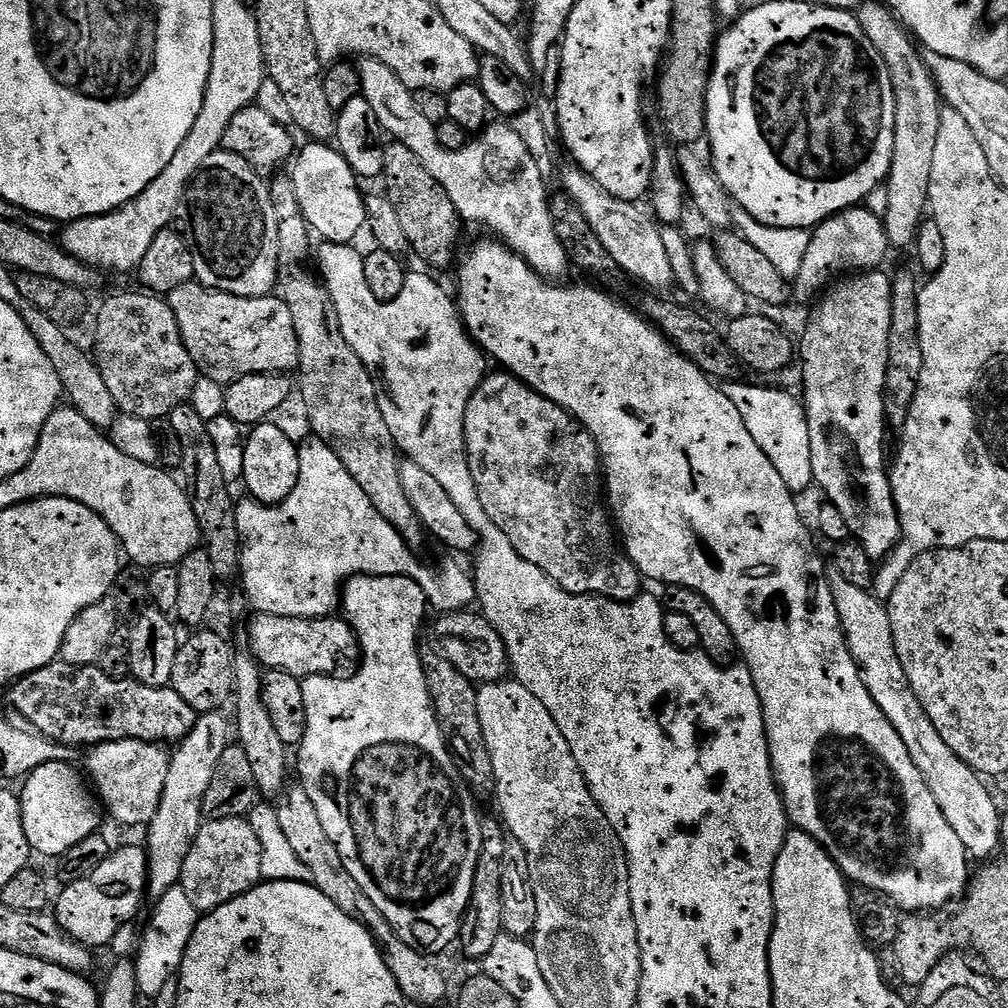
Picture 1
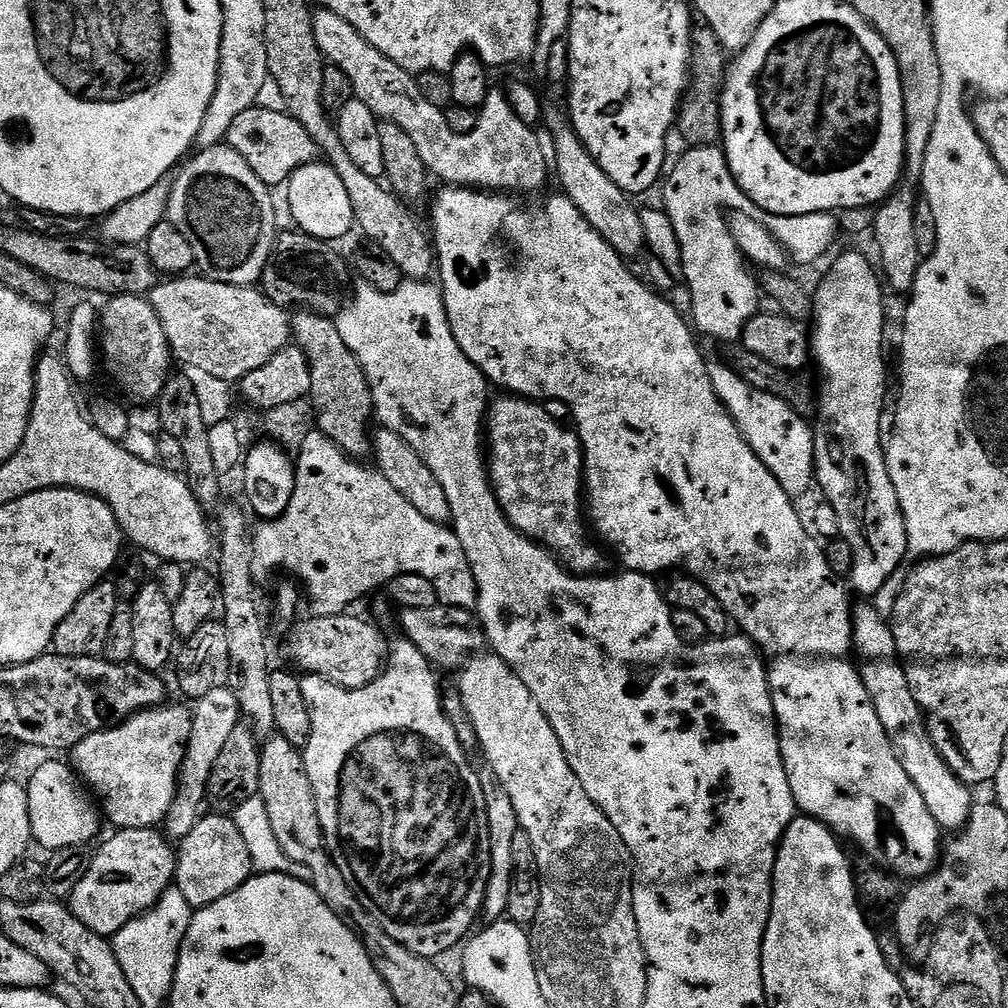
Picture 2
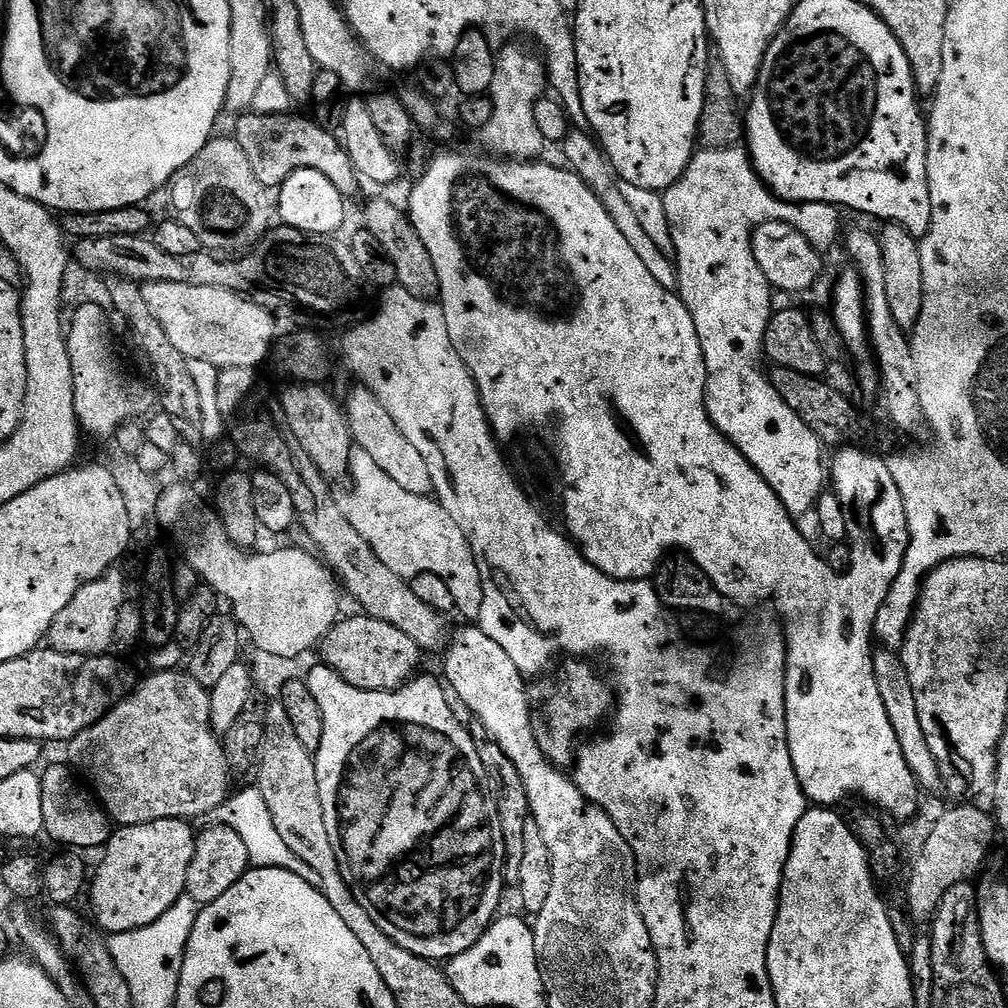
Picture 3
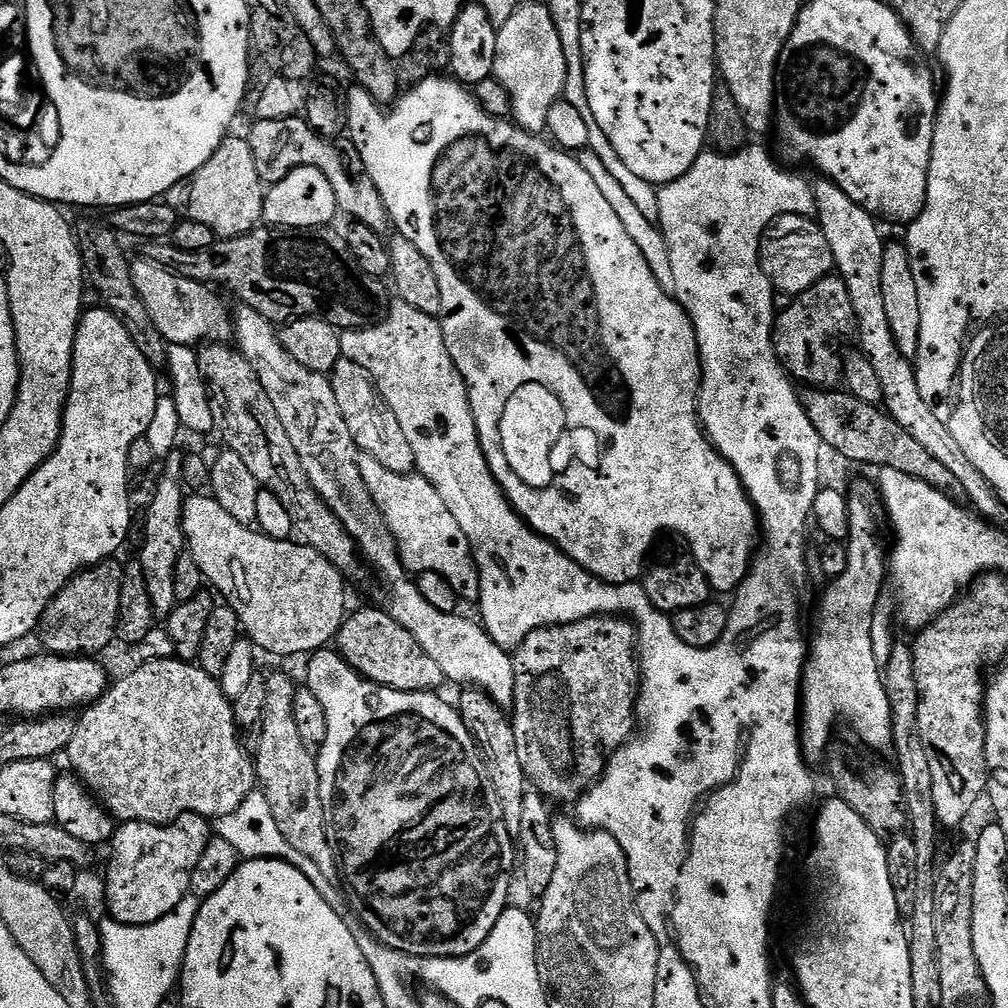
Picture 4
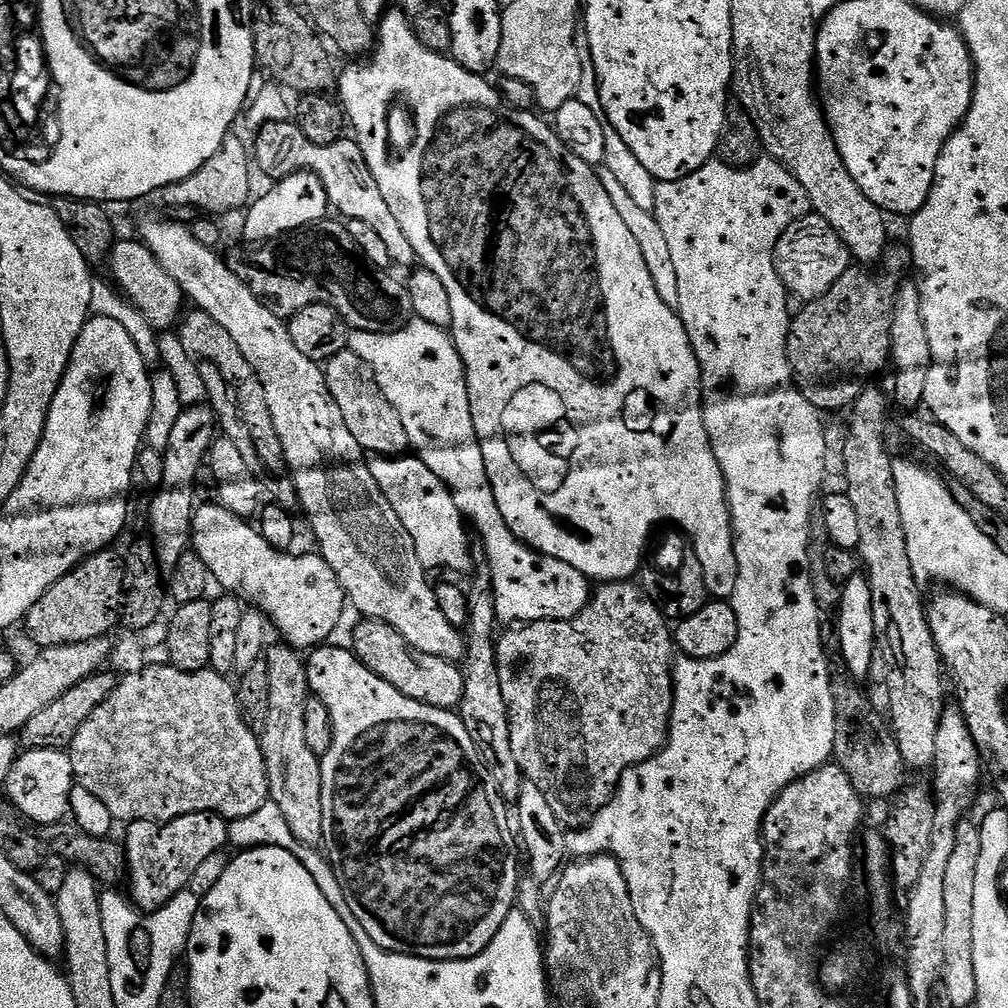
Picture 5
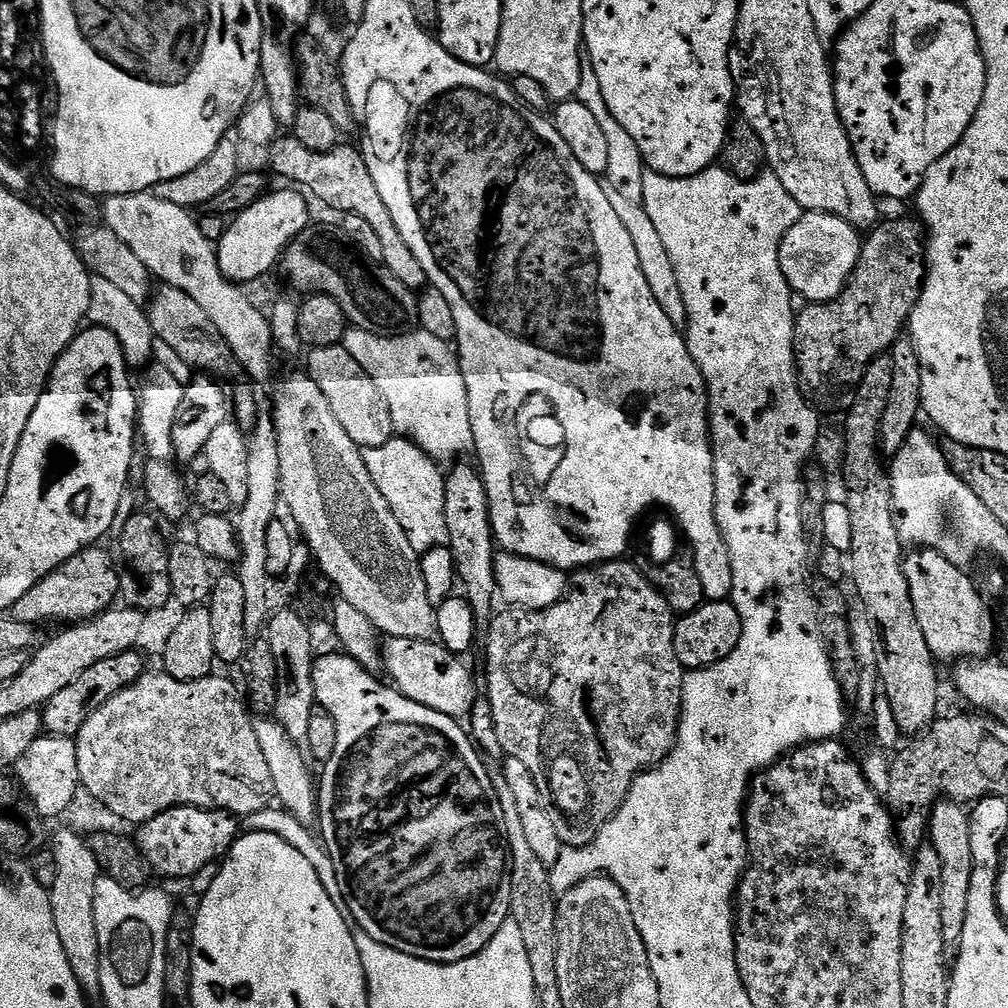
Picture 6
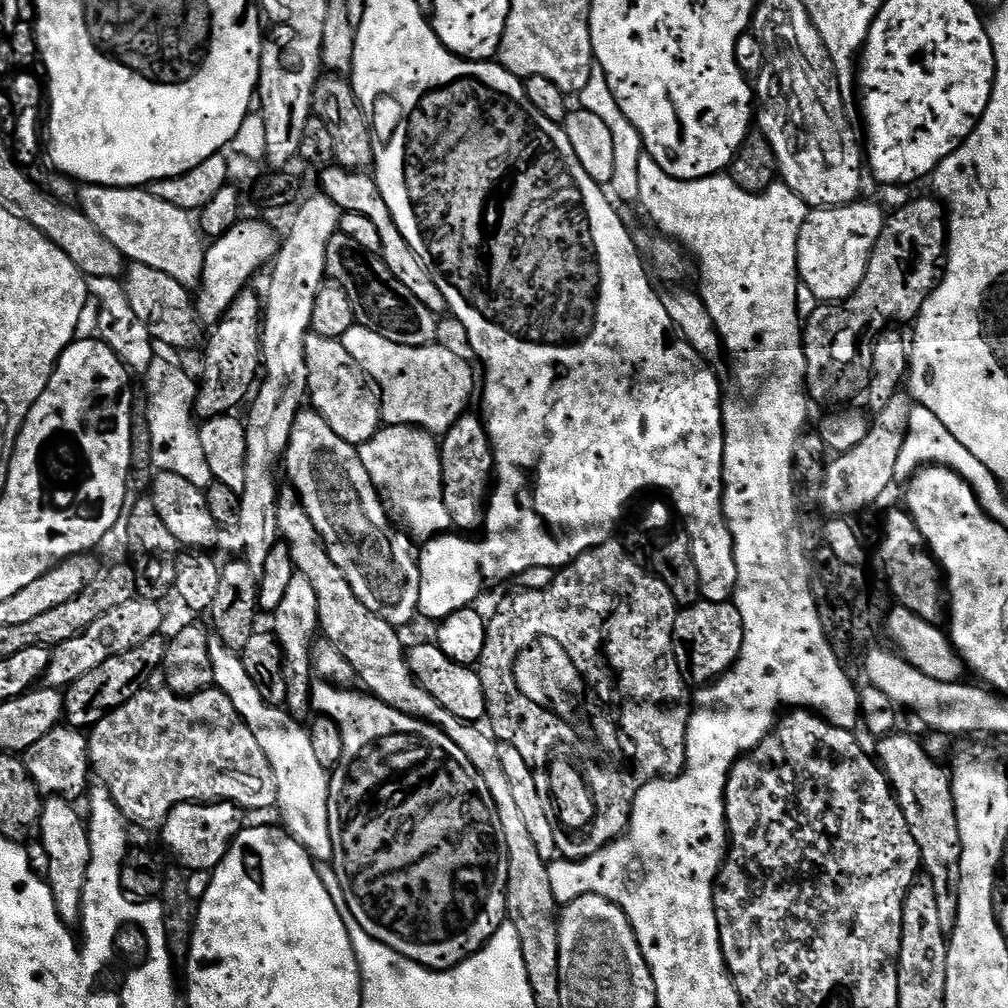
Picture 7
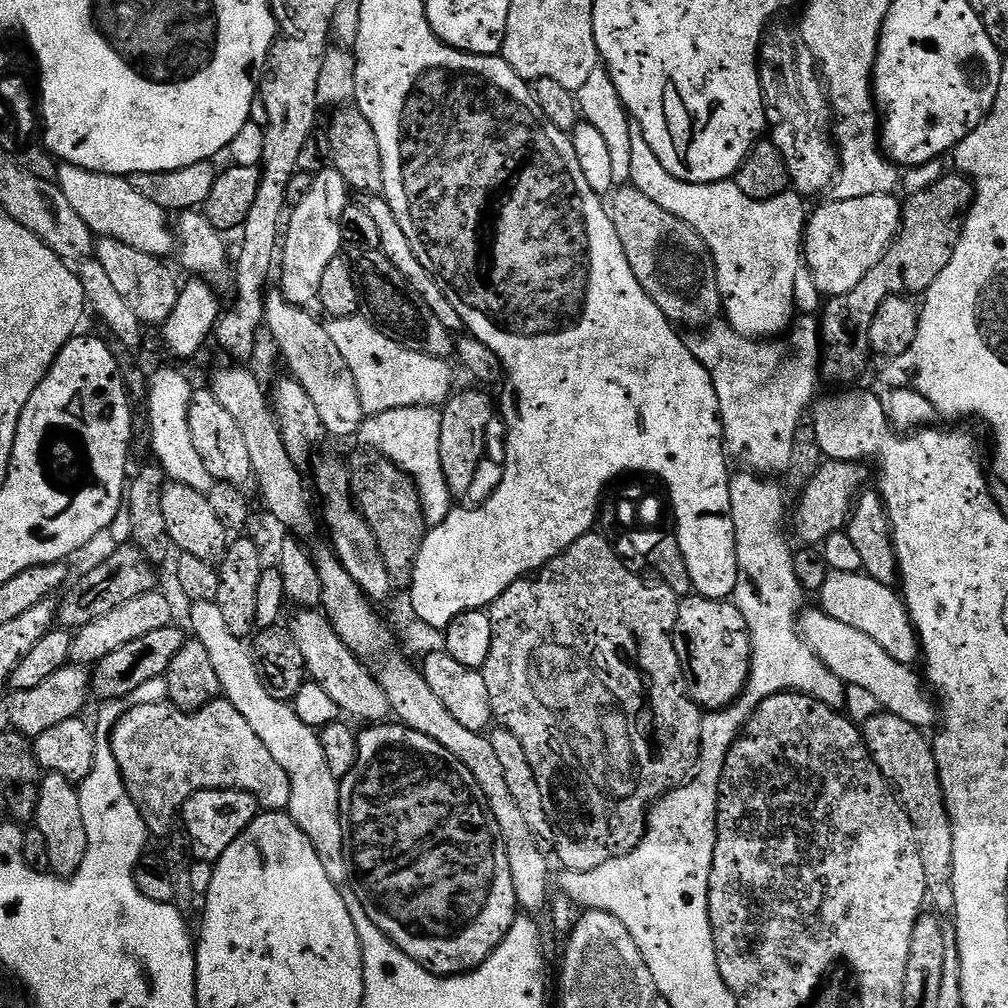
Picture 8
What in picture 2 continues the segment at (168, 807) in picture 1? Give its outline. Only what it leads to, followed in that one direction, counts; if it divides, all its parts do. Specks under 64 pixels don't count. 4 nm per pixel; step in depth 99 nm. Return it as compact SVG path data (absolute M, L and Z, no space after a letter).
M230 686L210 690L210 694L195 701L192 708L191 738L184 755L184 765L180 767L180 785L176 788L176 797L162 825L163 831L173 841L179 842L189 836L205 815L208 783L214 770L214 762L218 762L218 754L222 754L230 734L234 734L234 726L241 722L240 703Z

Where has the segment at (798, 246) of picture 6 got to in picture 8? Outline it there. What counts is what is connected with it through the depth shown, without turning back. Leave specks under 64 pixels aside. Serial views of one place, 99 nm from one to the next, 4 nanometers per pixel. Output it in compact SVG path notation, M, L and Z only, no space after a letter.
M874 194L870 198L828 200L807 217L804 262L817 290L826 298L844 296L863 284L882 254L895 240L903 212L901 201L892 194Z

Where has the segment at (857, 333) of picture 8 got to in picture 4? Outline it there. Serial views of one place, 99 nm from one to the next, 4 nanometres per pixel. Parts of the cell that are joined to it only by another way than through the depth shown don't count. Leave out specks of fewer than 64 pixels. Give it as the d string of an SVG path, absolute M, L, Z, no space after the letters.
M831 274L791 302L793 304L776 317L776 329L772 335L776 357L793 381L809 388L835 389L843 377L843 362L838 350L836 352L836 340L851 332L853 335L857 327L848 287L839 275Z

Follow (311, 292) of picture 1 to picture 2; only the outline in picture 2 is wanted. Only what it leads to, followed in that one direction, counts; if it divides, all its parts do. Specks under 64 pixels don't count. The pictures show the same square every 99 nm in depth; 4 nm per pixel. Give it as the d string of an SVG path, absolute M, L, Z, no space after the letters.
M303 310L297 311L295 315L291 317L292 340L295 347L303 350L310 362L312 382L310 403L315 415L320 415L319 431L329 436L348 456L371 457L374 452L372 447L374 435L372 387L358 358L350 350L350 346L342 342L342 334L338 334L335 319Z

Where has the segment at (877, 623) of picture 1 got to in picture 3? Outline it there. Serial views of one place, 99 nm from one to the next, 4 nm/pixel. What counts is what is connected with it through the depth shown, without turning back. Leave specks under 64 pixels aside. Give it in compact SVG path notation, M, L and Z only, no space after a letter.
M880 650L873 655L874 678L878 682L878 694L882 694L882 706L886 706L886 714L890 718L890 726L894 726L894 735L898 738L898 746L902 746L902 758L916 775L916 783L925 793L941 787L938 762L934 762L934 754L930 754L930 746L926 746L926 734L922 734L922 722L918 722L918 706L914 702L914 690L910 686L910 678L906 674L906 666L899 655L892 650Z

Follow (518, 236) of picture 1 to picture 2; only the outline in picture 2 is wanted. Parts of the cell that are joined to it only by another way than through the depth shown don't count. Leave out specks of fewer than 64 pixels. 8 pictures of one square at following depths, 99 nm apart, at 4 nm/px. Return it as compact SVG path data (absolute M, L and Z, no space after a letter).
M320 8L313 15L313 30L314 38L317 39L325 61L331 67L342 70L342 74L346 74L346 78L350 78L353 97L364 103L381 121L389 120L402 126L402 130L406 130L406 134L410 134L410 139L413 140L414 147L422 157L422 162L435 179L437 176L438 179L444 180L440 182L445 185L461 188L475 188L477 190L512 190L508 188L517 188L520 192L532 192L535 188L543 186L548 172L550 176L550 166L546 162L546 158L543 157L539 138L533 125L522 122L522 118L518 118L514 106L503 91L489 91L486 102L482 105L478 126L474 126L474 130L470 130L470 134L456 134L450 128L445 109L434 106L434 102L430 102L422 94L422 90L416 85L416 76L402 70L402 66L398 66L398 62L390 62L390 58L386 58L386 54L382 54L382 50L374 50L374 46L370 46L370 42L366 42L366 38L362 38L362 34L358 34L358 30L354 30L354 26L350 26L350 22L346 22L346 18L338 18L338 14Z

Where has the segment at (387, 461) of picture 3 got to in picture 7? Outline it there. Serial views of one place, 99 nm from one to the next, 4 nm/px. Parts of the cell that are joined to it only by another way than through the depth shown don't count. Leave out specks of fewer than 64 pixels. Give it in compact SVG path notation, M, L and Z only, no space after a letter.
M309 334L304 339L304 349L308 371L307 399L311 407L319 416L326 418L326 426L330 426L338 438L357 446L366 443L382 426L380 398L358 362L346 354L343 339Z

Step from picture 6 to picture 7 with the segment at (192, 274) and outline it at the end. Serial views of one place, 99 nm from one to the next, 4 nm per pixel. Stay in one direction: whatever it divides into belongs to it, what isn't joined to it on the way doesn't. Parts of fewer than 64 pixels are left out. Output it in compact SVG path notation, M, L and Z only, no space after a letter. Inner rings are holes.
M86 184L79 189L81 212L98 226L98 234L114 246L125 261L170 274L178 283L192 290L200 283L204 275L205 241L197 221L178 206L154 198L151 190L144 188L107 188L97 184ZM201 240L201 241L200 241Z

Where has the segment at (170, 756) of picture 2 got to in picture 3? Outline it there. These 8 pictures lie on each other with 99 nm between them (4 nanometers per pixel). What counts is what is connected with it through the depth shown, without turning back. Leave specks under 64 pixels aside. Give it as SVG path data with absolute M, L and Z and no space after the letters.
M180 670L180 672L156 672L153 676L146 677L140 685L138 684L129 691L128 695L120 703L115 704L101 720L94 722L94 726L82 730L82 734L78 734L72 740L67 741L68 756L72 759L70 761L71 767L87 781L100 807L108 813L109 817L117 825L149 824L159 820L191 821L192 816L207 817L215 808L222 806L222 802L228 799L230 795L230 787L228 788L228 776L230 777L228 759L224 756L224 745L221 737L210 723L209 689L201 686L194 677L188 675L187 671L184 670Z

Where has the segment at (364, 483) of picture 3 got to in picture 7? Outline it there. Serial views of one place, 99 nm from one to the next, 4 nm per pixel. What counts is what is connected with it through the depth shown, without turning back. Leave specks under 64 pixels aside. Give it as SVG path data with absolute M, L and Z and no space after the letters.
M389 424L381 426L366 443L359 445L358 451L362 466L366 466L366 474L370 474L381 500L395 515L396 512L400 515L399 523L405 524L403 527L413 541L427 542L435 536L445 535L452 528L446 502L442 502L440 445L433 433L425 432L423 428L414 428L411 424Z

